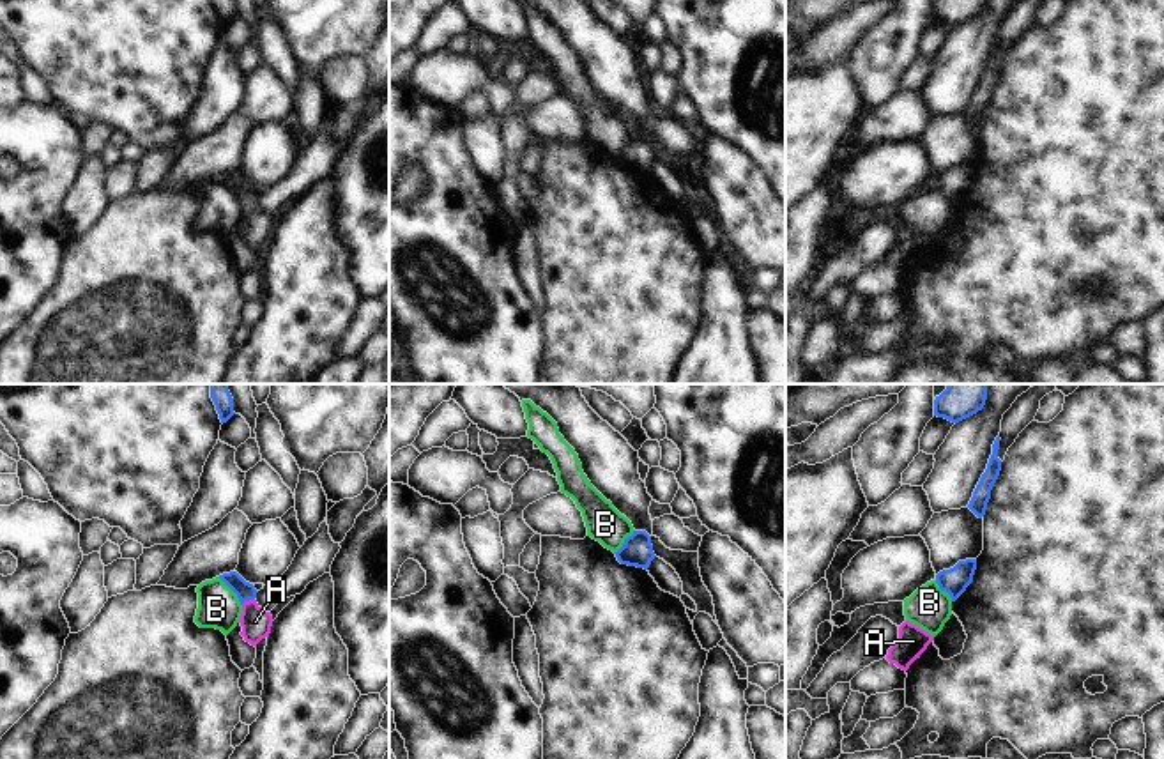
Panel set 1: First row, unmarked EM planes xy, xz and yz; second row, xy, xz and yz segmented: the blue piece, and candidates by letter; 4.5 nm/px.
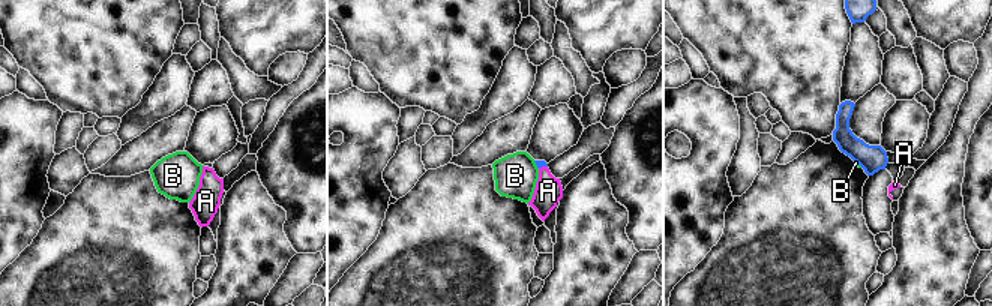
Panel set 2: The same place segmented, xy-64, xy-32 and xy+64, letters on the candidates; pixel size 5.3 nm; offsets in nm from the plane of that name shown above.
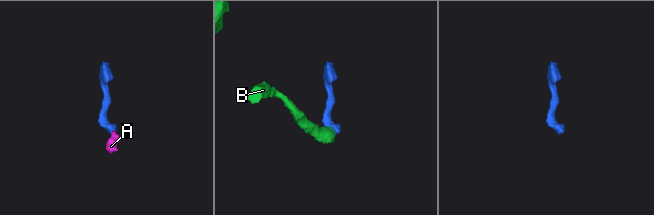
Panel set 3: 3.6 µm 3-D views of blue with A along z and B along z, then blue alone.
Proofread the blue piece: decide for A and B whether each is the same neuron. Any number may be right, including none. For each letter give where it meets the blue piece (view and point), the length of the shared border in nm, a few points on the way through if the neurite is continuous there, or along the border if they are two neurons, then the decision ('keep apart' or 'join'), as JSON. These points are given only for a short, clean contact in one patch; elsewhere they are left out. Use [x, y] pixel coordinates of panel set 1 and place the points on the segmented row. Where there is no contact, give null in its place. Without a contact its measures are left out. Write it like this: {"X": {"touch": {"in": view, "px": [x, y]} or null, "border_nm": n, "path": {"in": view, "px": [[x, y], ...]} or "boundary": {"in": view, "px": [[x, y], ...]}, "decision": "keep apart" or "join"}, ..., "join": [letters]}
{"A": {"touch": {"in": "xy", "px": [246, 600]}, "border_nm": 70, "path": {"in": "xy", "px": [[245, 591], [246, 600], [255, 621]]}, "decision": "join"}, "B": {"touch": {"in": "xy", "px": [232, 590]}, "border_nm": 170, "boundary": {"in": "xy", "px": [[218, 577], [241, 605]]}, "decision": "keep apart"}, "join": ["A"]}

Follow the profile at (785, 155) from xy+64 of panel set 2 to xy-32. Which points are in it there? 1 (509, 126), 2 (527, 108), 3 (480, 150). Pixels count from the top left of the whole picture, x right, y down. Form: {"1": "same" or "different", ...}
{"1": "different", "2": "different", "3": "different"}

